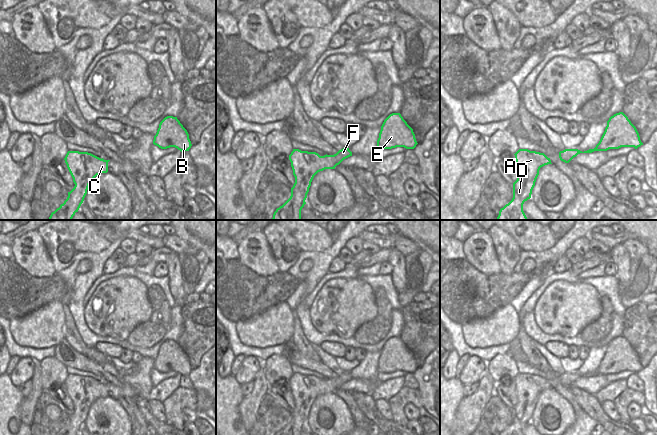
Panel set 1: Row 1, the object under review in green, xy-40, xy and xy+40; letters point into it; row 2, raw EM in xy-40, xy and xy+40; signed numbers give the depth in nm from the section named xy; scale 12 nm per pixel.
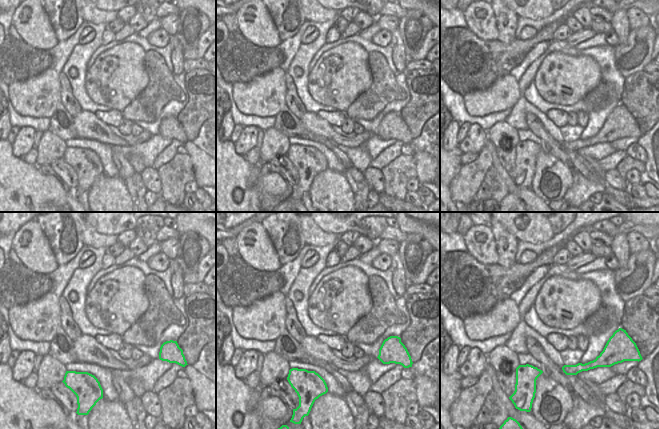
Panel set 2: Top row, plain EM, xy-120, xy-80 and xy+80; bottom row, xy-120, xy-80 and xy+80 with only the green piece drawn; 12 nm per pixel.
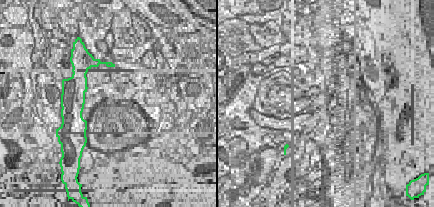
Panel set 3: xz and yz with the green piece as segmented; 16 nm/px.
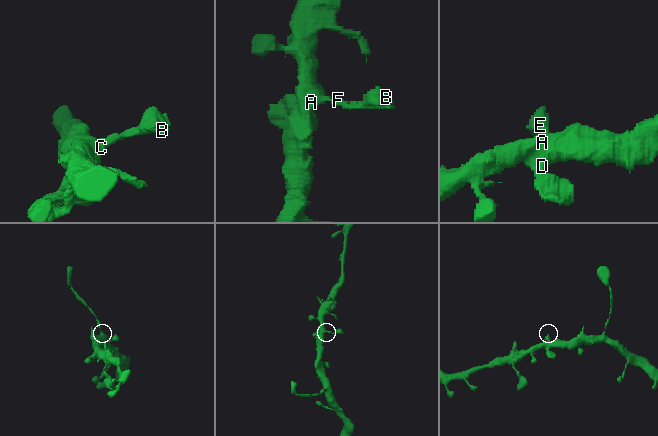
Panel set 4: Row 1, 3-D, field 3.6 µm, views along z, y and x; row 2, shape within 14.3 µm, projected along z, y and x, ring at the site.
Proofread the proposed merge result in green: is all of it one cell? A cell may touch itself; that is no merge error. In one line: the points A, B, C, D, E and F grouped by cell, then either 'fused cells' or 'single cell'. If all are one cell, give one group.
groups A B C D E F; single cell

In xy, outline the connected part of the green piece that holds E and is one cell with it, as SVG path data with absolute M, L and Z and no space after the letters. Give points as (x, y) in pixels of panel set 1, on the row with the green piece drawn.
M392 113L384 120L377 140L378 148L404 147L414 149L417 144L413 129L400 113Z

